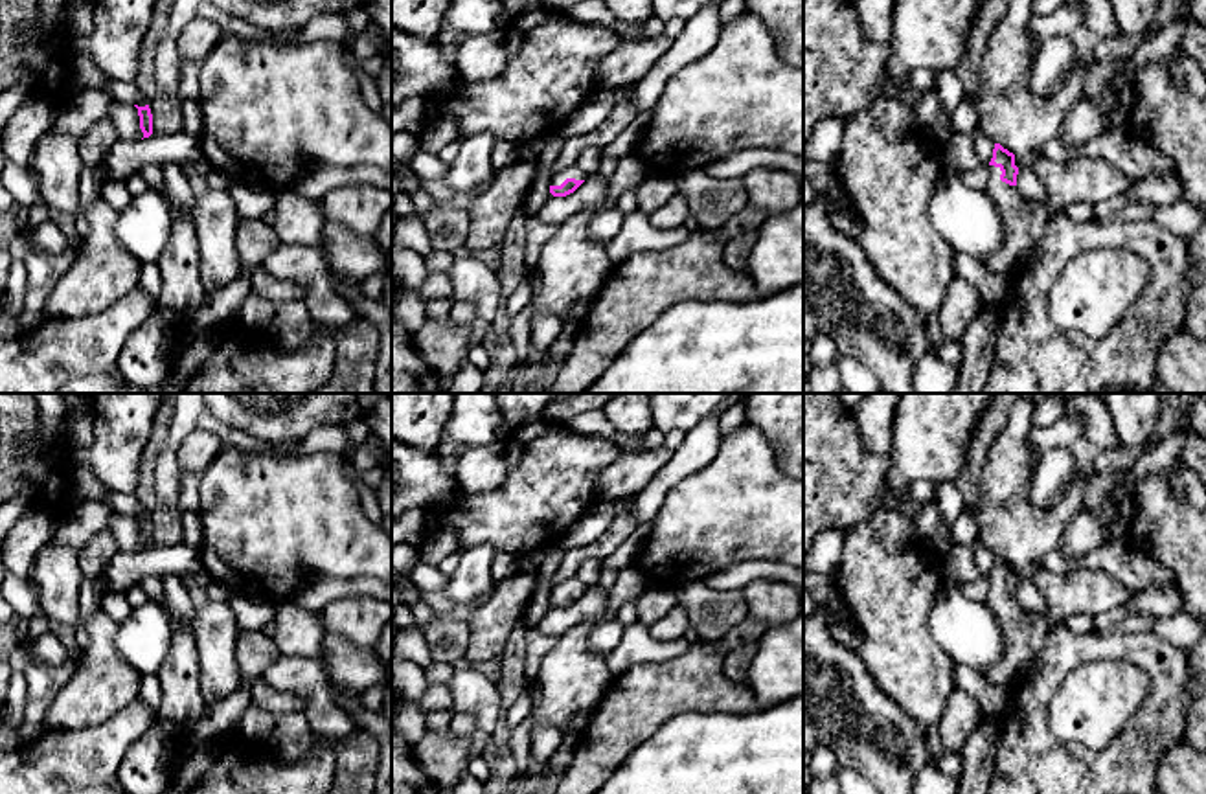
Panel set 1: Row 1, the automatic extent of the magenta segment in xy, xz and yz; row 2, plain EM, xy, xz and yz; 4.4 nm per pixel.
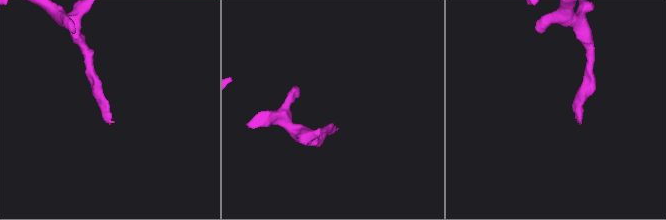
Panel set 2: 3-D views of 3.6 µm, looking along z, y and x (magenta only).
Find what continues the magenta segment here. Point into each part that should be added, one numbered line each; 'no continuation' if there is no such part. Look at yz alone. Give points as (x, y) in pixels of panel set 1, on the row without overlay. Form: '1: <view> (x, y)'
1: yz (1023, 635)

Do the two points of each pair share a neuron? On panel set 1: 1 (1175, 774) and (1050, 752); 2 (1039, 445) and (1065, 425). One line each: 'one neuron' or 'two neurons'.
1: two neurons
2: one neuron

